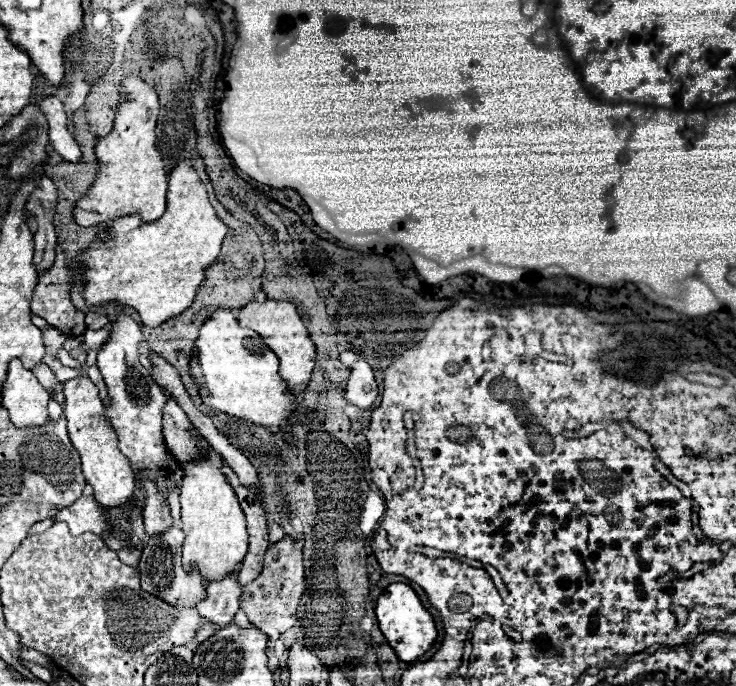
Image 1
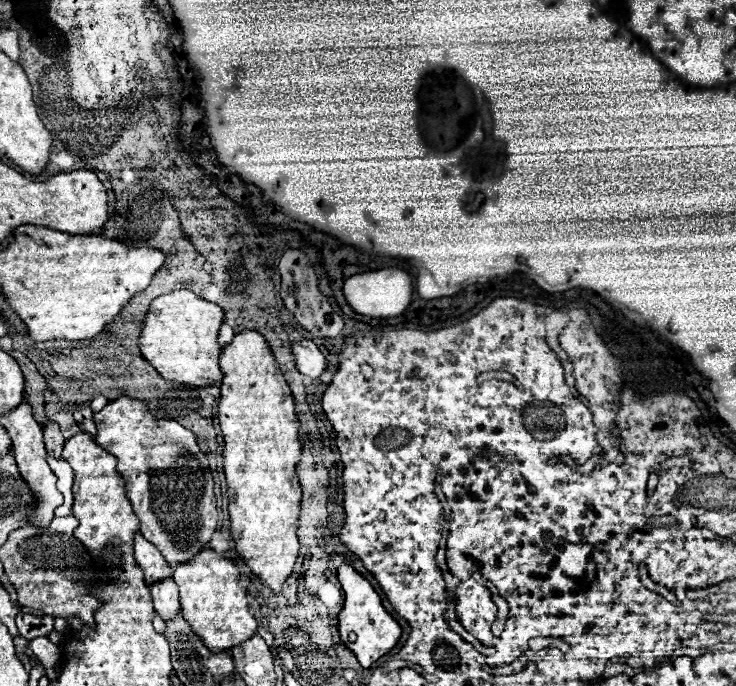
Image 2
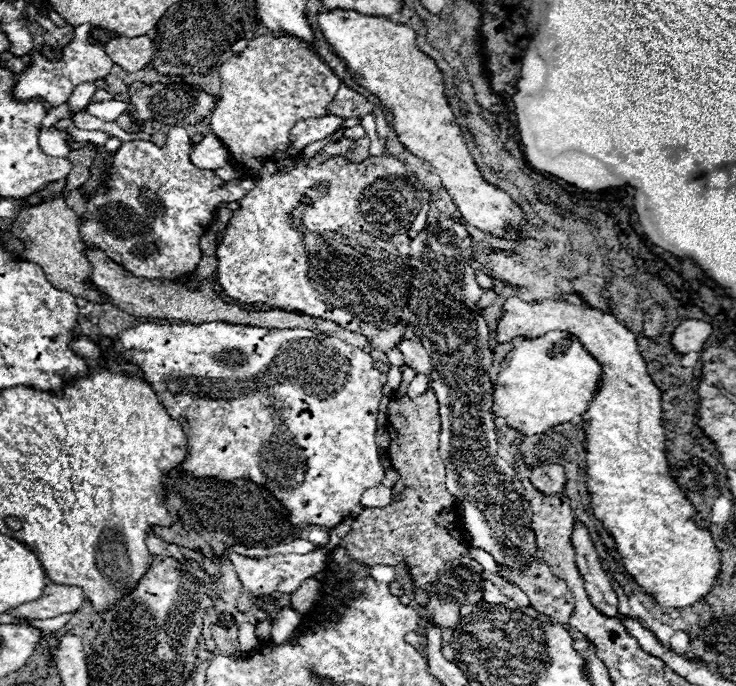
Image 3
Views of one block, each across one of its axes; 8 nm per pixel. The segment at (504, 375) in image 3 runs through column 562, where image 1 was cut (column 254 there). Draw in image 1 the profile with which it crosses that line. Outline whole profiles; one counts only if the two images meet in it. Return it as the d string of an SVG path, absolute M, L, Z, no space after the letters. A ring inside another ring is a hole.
M220 308L206 324L202 324L190 360L190 376L196 380L202 400L230 416L238 416L266 428L280 428L296 418L296 412L292 412L296 398L278 376L276 354L254 330L242 328L230 310Z

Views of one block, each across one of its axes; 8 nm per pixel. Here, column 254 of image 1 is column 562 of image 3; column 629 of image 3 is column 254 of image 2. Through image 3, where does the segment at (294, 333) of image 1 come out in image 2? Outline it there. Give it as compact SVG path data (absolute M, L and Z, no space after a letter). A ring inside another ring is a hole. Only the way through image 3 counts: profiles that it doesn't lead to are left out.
M244 330L240 334L234 336L234 340L230 344L226 344L220 352L220 370L224 372L224 380L222 380L222 386L220 386L220 402L218 402L218 420L220 420L220 428L222 428L222 436L224 436L224 472L228 476L228 512L230 512L230 522L232 522L232 538L236 542L236 550L238 554L248 562L250 570L254 574L260 576L260 580L264 584L268 584L274 592L280 592L284 580L292 574L292 568L294 568L294 562L298 558L298 536L296 536L296 530L298 530L298 516L300 516L300 502L302 502L302 488L300 488L300 482L298 482L298 476L296 476L296 464L302 456L302 442L300 442L300 436L298 436L298 430L300 430L300 420L296 416L296 410L294 410L294 398L292 398L292 392L288 388L288 382L284 378L284 372L280 370L276 358L272 356L272 350L266 342L266 338L256 332L256 330Z

